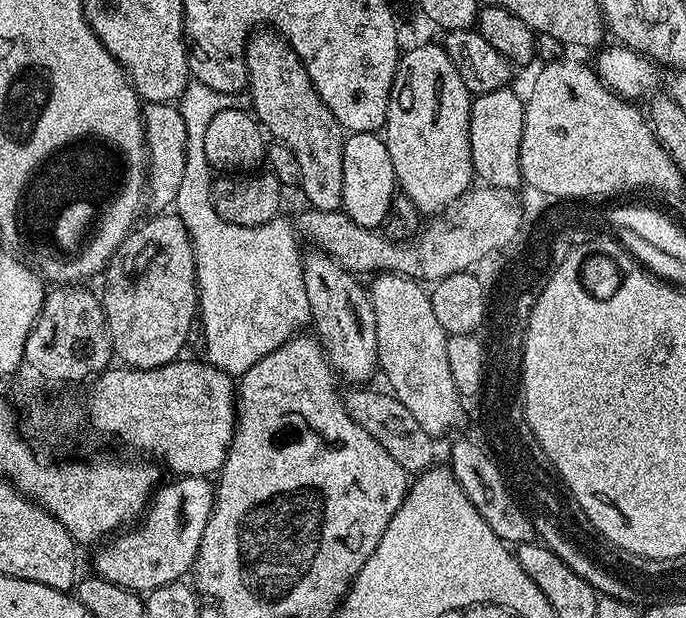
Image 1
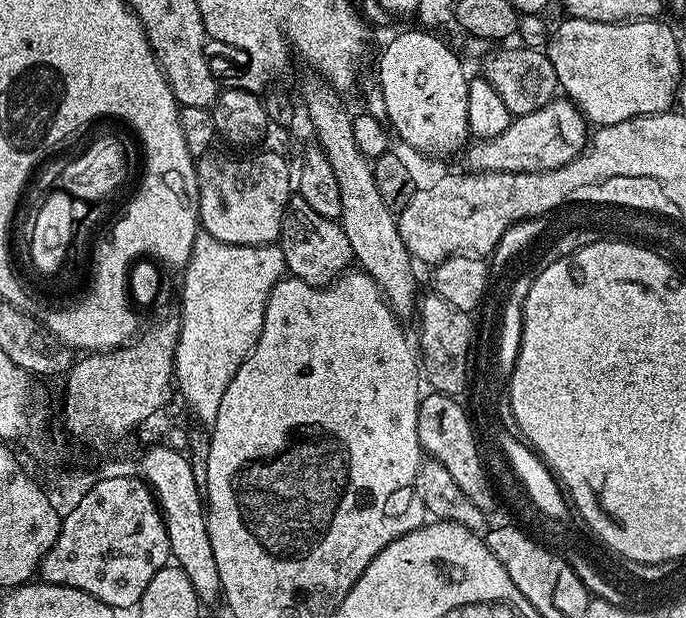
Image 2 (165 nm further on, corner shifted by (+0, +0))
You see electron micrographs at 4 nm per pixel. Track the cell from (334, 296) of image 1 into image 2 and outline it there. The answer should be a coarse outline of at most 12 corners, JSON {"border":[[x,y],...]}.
{"border":[[288,197],[278,243],[285,269],[315,288],[354,264],[335,219]]}

